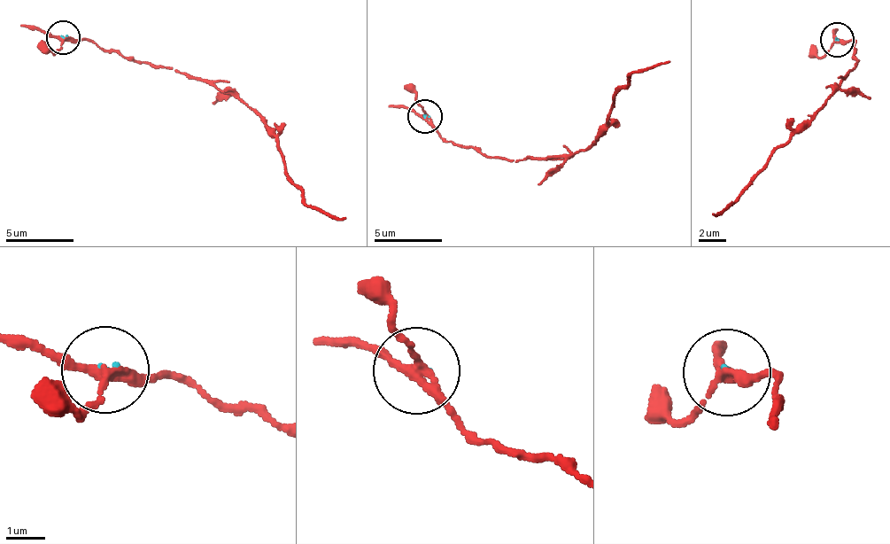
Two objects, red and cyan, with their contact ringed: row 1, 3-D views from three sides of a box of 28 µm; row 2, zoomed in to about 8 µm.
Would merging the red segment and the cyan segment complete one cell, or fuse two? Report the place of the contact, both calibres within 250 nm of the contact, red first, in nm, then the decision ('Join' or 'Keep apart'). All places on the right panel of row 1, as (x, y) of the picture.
Place: (837, 40). Thickness 220 nm (red) against 70 nm. Keep apart

